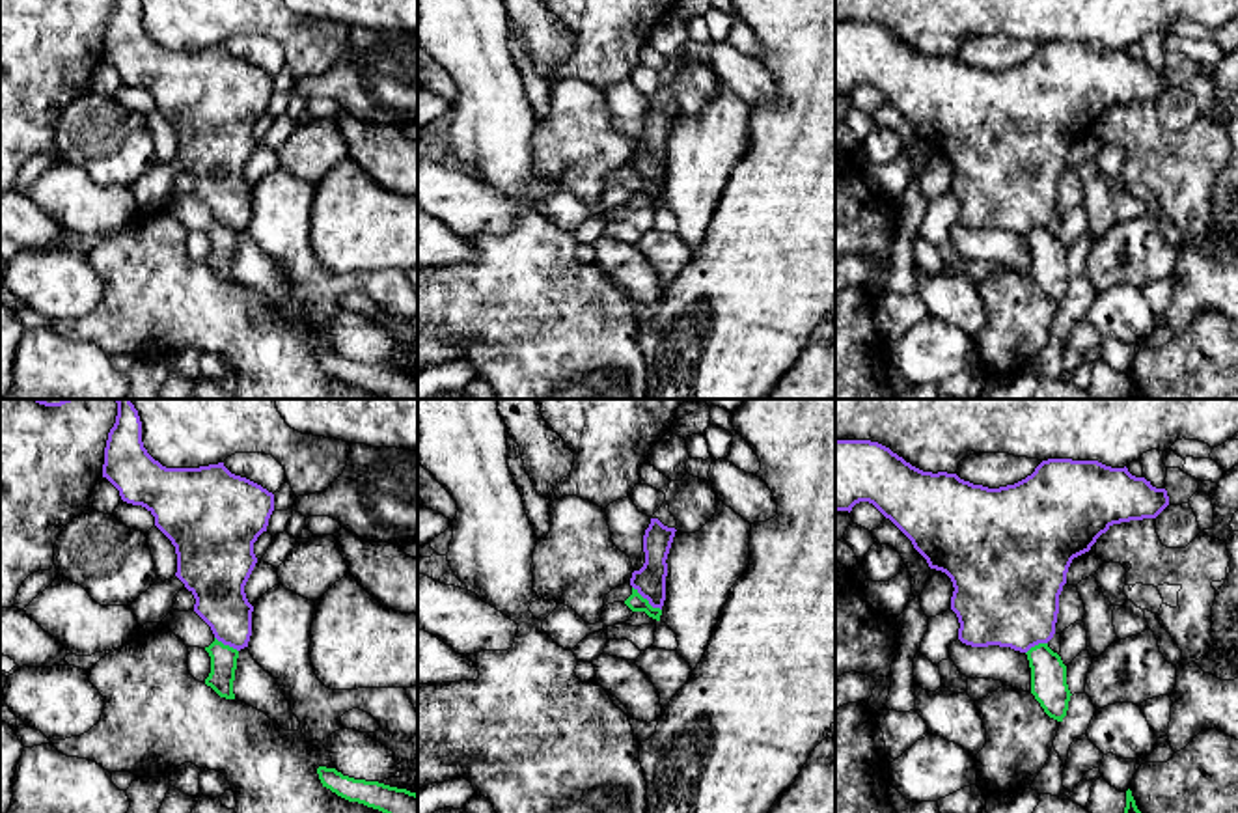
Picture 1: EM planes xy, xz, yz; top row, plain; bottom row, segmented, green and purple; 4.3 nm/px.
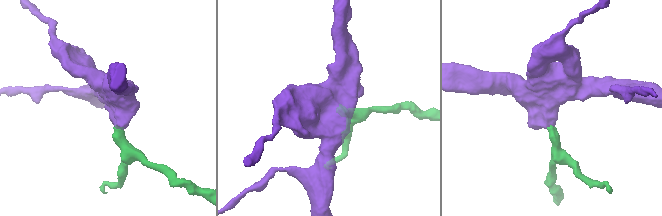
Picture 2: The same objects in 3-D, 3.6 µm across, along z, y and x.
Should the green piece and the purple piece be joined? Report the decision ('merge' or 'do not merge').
do not merge

